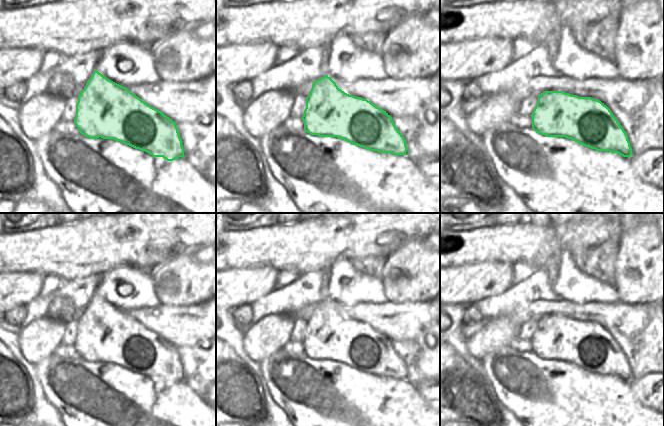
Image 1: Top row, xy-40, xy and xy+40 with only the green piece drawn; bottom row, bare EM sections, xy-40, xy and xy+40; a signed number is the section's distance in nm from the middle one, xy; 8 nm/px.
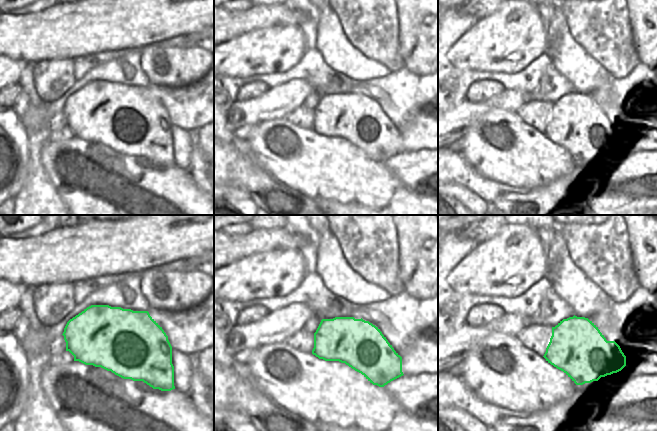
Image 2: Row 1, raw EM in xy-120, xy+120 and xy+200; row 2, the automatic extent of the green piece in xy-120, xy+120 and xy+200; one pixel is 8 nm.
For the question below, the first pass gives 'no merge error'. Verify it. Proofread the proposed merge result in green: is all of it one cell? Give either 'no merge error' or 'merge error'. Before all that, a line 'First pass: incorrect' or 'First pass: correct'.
First pass: correct
no merge error

